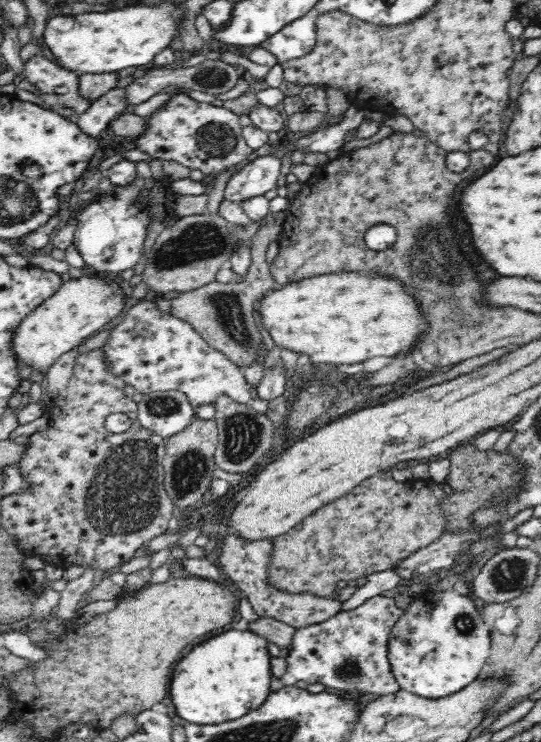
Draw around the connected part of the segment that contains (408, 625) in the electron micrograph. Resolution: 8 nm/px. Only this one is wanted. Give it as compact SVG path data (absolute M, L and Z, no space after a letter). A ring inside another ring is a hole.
M428 590L427 594L416 597L412 604L408 604L408 608L404 609L404 614L394 624L391 639L388 642L388 660L392 667L392 674L402 690L424 698L438 699L450 696L462 690L464 686L468 686L470 682L474 682L480 670L488 662L491 648L491 632L476 609L472 595L462 596L453 590L446 592ZM460 626L474 626L474 634L464 636L458 630Z

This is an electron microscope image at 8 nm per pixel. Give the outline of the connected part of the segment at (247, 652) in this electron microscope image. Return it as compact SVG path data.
M230 629L198 644L172 672L170 696L177 715L192 724L222 724L258 708L271 692L267 640L252 631Z

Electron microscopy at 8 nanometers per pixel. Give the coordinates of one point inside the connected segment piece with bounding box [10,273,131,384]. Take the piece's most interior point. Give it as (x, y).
(83, 305)

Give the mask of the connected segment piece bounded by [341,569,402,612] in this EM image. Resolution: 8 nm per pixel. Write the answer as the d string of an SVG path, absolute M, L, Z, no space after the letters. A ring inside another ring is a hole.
M390 569L369 574L366 579L366 583L360 588L356 588L354 594L341 604L342 611L358 608L369 598L380 595L384 590L393 589L400 584L402 577L394 569Z

